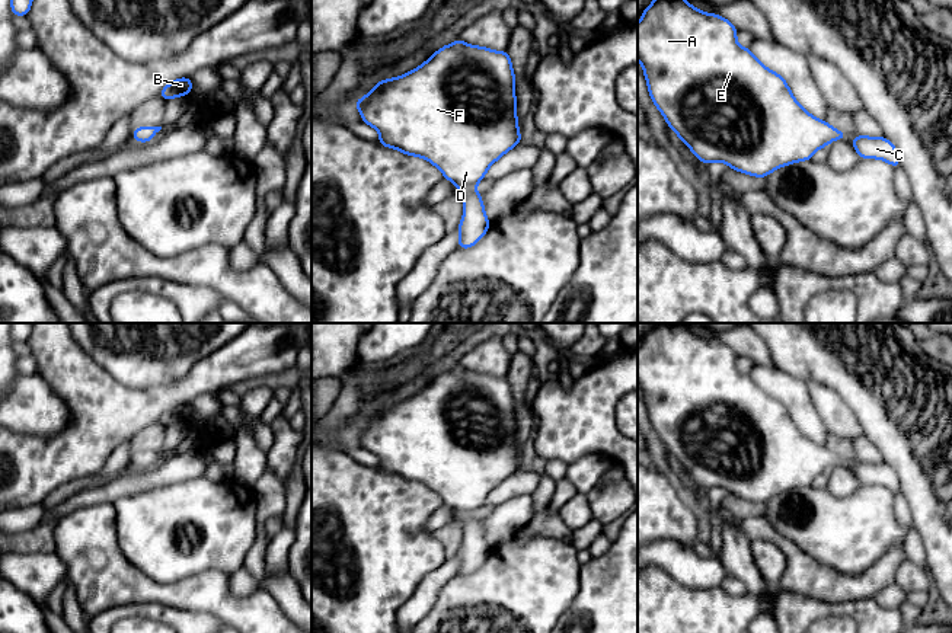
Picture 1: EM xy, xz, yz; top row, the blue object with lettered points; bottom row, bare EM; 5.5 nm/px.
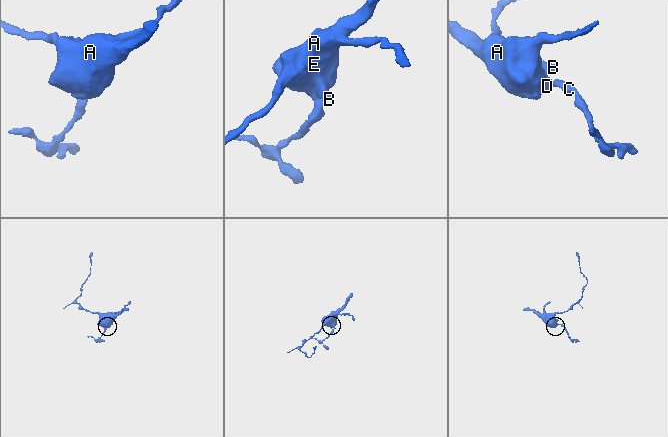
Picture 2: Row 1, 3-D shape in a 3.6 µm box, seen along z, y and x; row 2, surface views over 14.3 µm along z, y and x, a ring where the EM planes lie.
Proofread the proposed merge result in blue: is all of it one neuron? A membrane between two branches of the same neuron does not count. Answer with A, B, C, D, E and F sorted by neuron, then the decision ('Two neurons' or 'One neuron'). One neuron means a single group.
Groups: A B C D E F. One neuron

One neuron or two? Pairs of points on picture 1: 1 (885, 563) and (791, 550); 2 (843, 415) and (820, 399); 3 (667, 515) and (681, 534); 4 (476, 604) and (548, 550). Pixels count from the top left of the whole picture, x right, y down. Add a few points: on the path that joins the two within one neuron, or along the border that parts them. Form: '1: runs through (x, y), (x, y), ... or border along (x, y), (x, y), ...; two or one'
1: runs through (862, 584), (824, 584), (814, 574); one
2: runs through (837, 413), (826, 402); one
3: runs through (671, 520), (681, 530); one
4: runs through (494, 604), (530, 568); one

